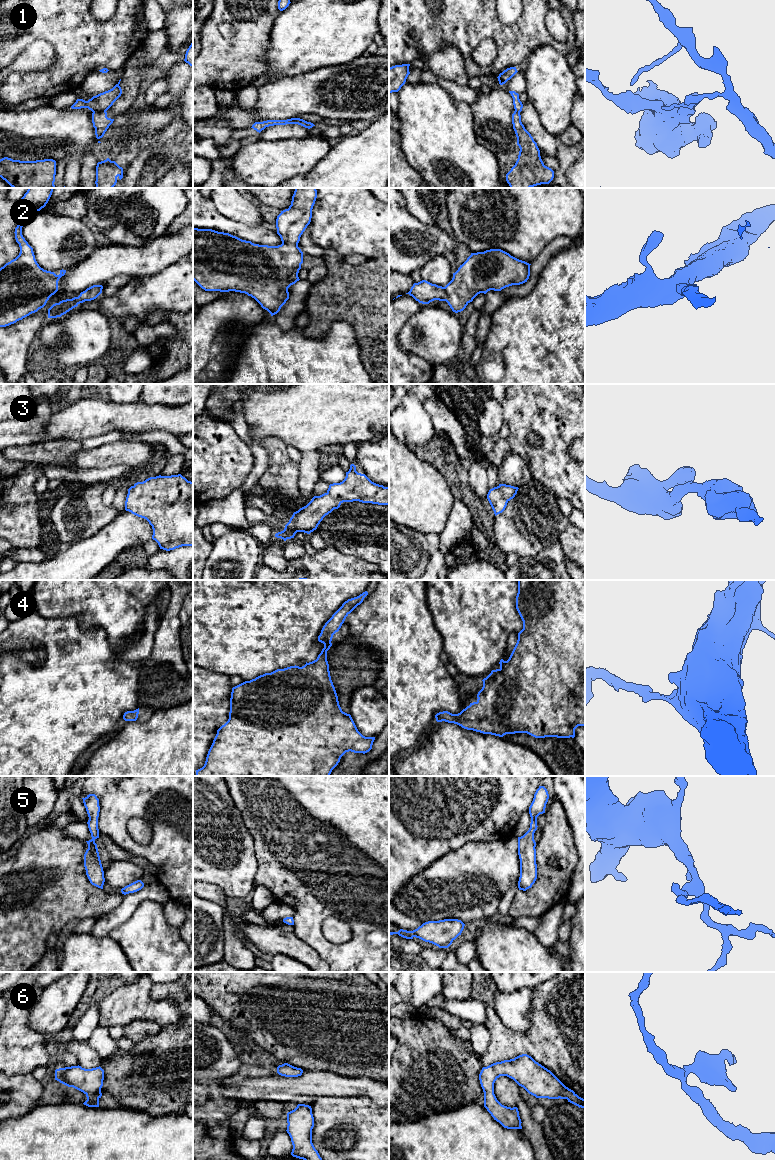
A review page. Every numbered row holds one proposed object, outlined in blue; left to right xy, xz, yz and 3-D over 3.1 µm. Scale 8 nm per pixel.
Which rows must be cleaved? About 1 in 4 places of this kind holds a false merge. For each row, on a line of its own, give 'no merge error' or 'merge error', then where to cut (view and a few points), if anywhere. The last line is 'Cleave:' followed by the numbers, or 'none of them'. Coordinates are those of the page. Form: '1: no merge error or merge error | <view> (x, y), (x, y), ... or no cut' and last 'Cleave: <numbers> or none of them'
1: merge error | xy (105, 110), (93, 112)
2: no merge error | no cut
3: no merge error | no cut
4: no merge error | no cut
5: no merge error | no cut
6: no merge error | no cut
Cleave: 1

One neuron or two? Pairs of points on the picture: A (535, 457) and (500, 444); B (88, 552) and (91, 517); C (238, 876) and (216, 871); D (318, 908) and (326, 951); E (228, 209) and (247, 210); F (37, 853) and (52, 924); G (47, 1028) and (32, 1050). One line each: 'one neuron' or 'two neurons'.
A: two neurons
B: two neurons
C: one neuron
D: one neuron
E: one neuron
F: one neuron
G: two neurons

